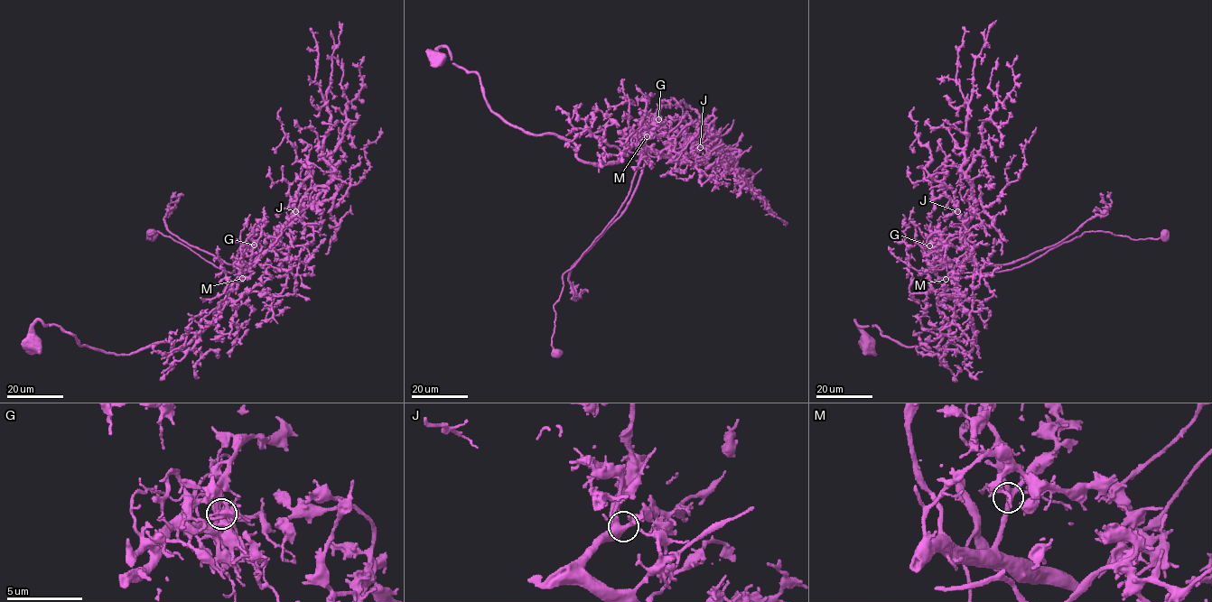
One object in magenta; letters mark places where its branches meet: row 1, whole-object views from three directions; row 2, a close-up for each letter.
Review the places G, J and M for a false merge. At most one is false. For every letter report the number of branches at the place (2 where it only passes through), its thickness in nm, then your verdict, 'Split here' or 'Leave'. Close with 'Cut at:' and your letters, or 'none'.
G: Branches: 6. Thickness 280 nm. Split here
J: Branches: 6. Thickness 440 nm. Leave
M: Branches: 4. Thickness 300 nm. Leave
Cut at: G

